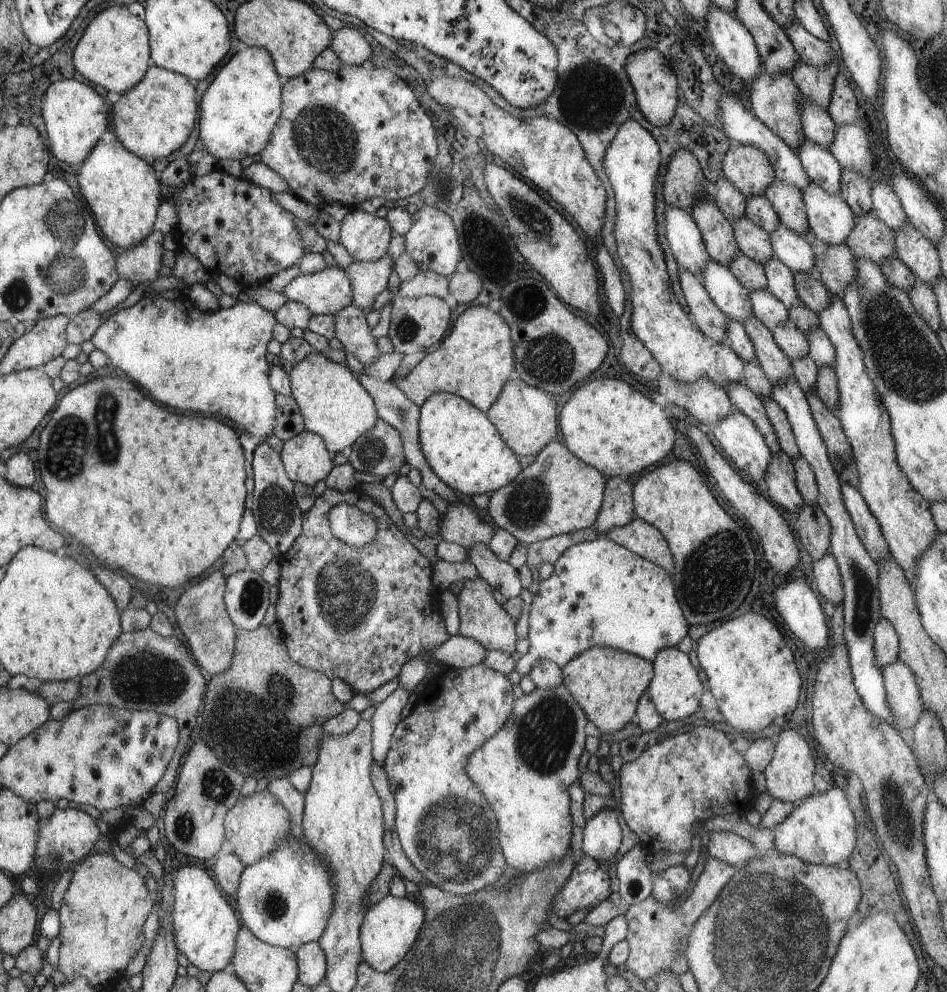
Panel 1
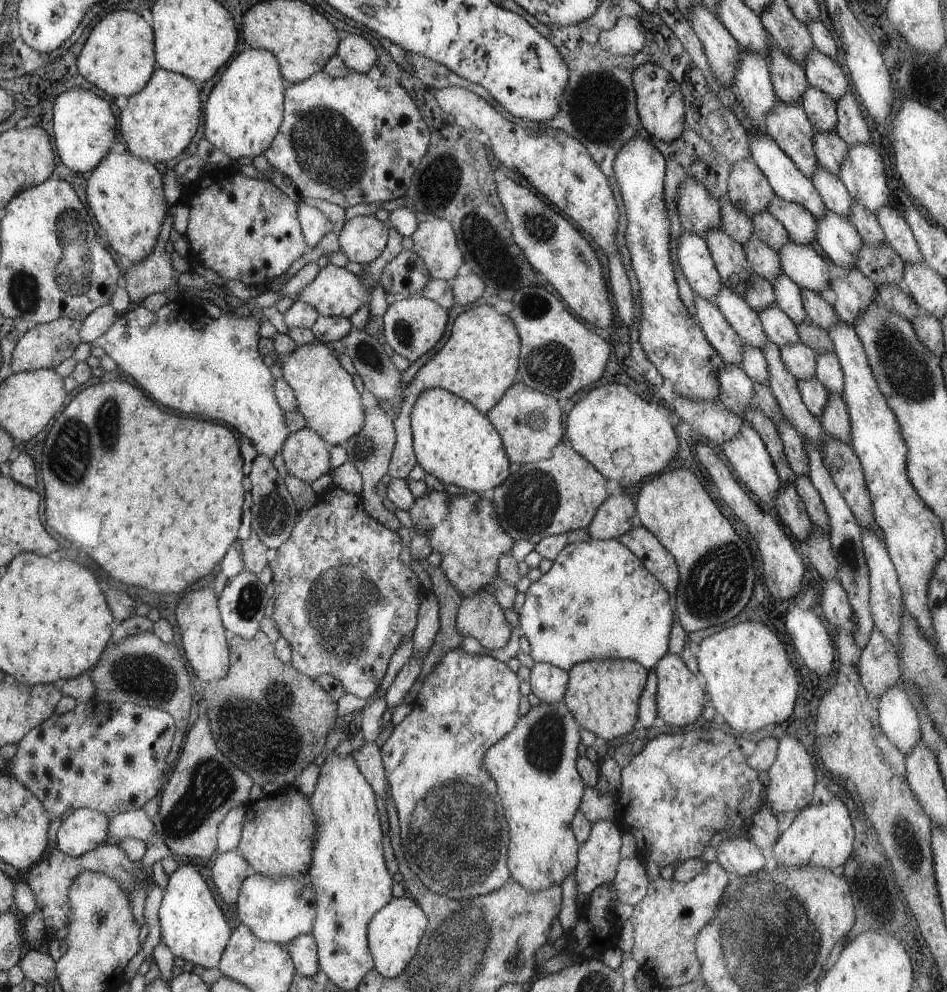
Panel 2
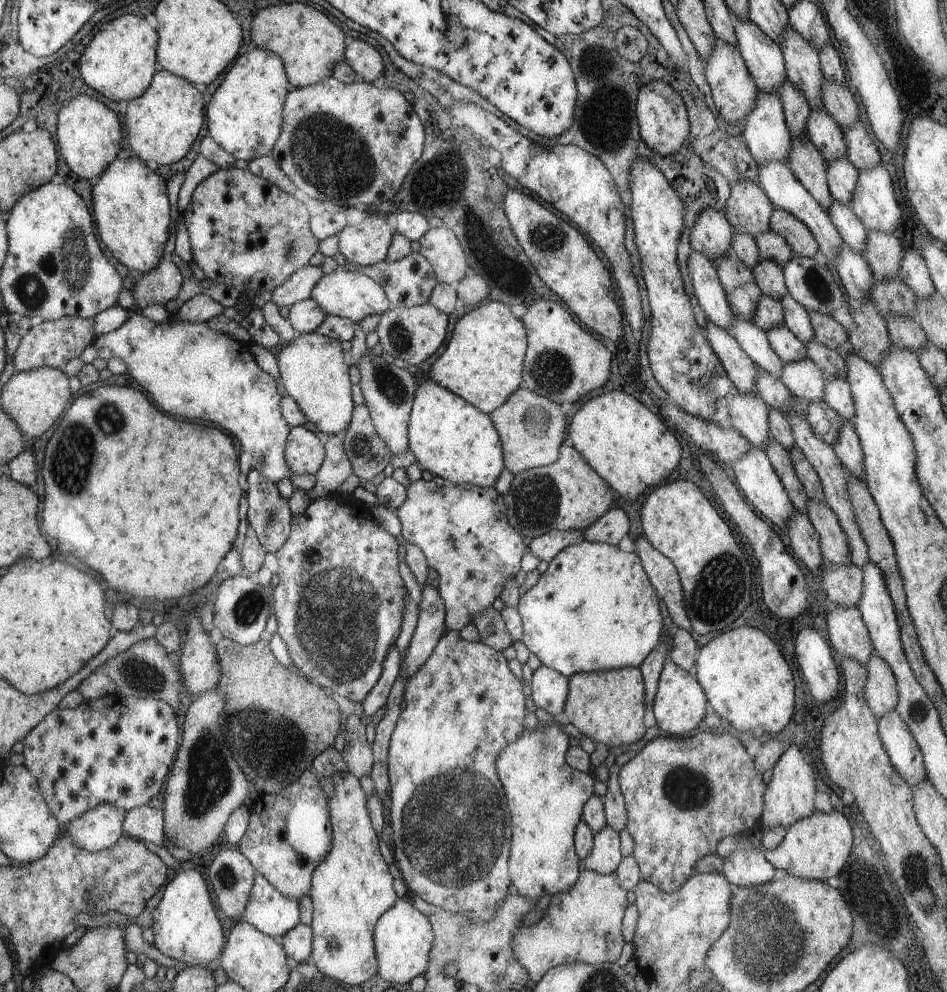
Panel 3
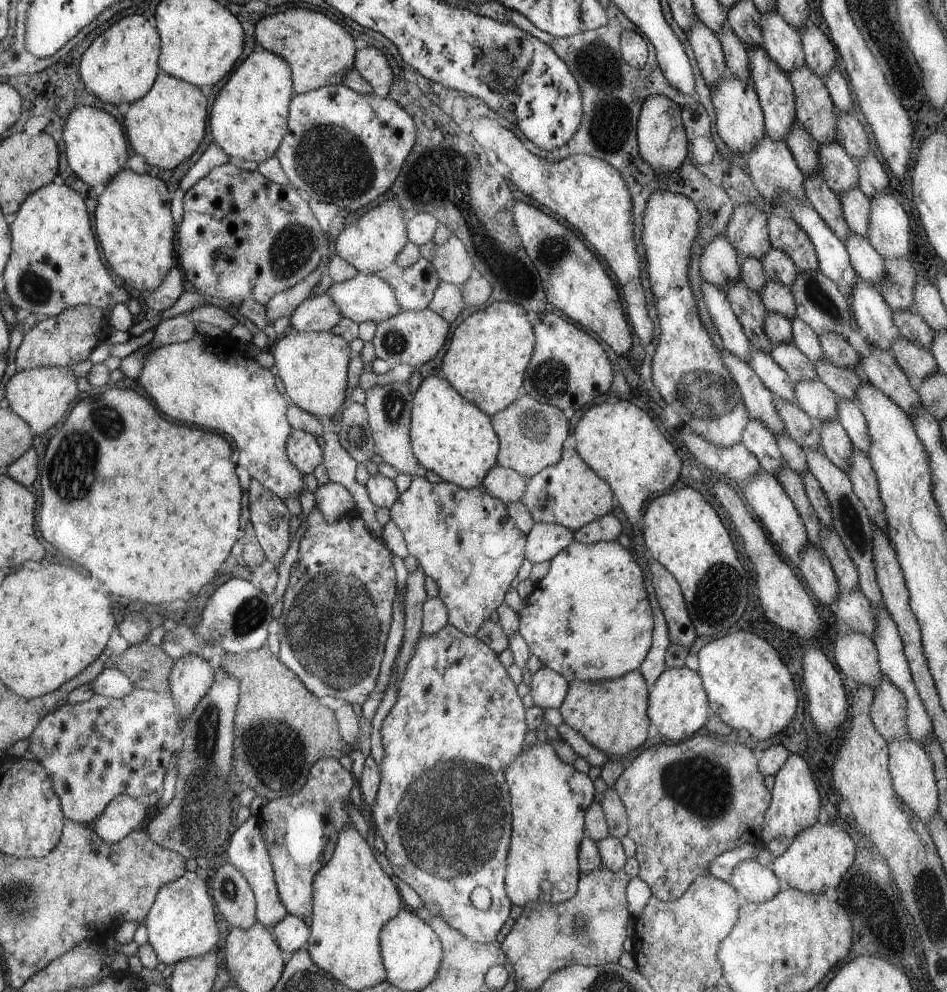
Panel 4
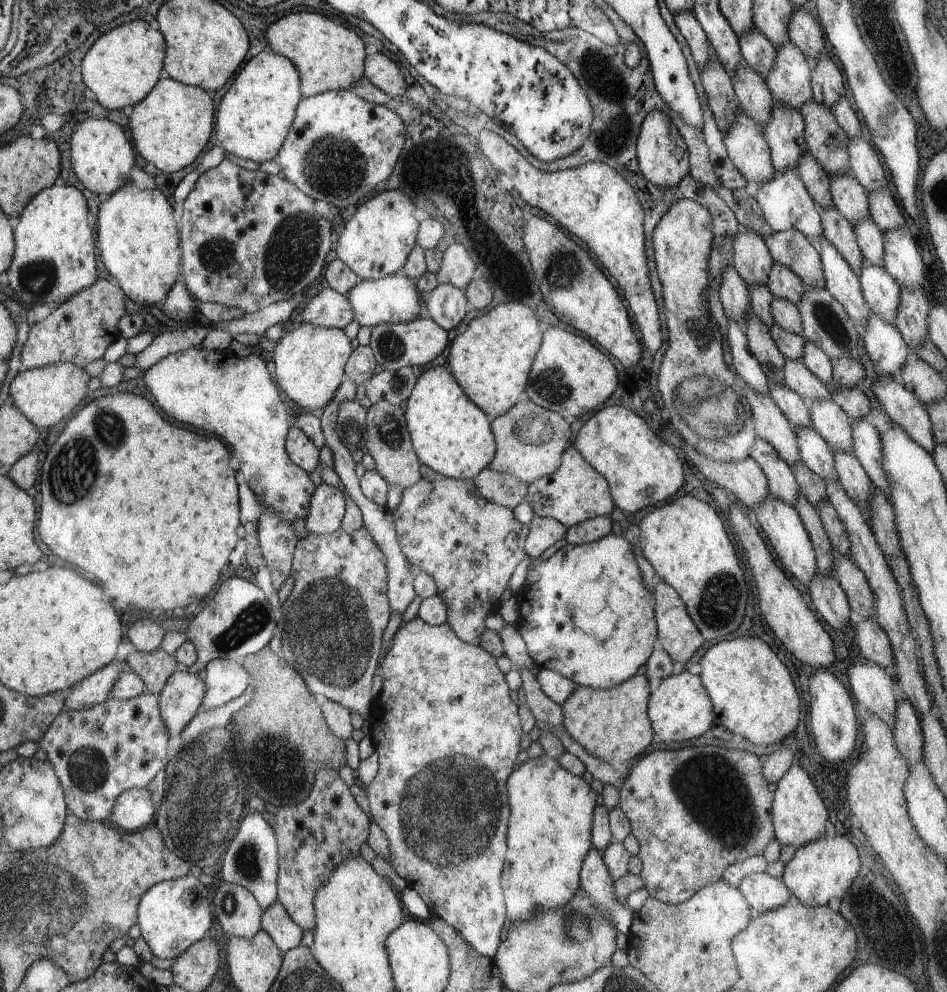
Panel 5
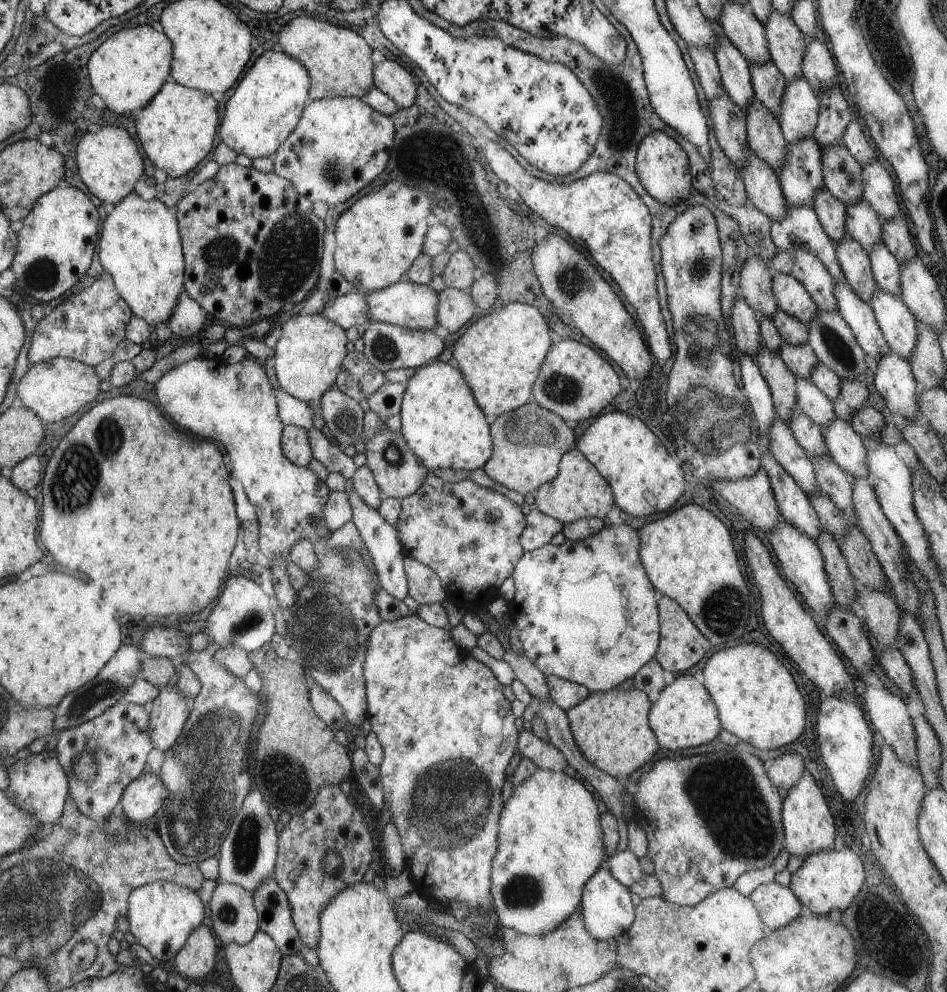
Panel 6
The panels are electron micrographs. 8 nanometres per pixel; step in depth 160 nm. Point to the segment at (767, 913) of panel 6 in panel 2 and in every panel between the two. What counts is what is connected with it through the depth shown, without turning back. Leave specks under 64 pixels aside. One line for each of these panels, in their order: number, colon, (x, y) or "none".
2: (737, 856)
3: (744, 868)
4: (755, 883)
5: (764, 893)

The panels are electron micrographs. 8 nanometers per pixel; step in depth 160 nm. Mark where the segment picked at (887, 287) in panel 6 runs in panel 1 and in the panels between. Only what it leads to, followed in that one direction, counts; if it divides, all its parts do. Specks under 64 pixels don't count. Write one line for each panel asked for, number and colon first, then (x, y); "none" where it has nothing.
1: (818, 127)
2: (830, 150)
3: (842, 175)
4: (855, 205)
5: (869, 236)

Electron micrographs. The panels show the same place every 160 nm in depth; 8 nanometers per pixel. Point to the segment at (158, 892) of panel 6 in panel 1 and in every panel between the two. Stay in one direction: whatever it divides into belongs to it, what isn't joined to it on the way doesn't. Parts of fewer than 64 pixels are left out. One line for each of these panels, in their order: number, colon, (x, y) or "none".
1: (205, 926)
2: (193, 928)
3: (186, 928)
4: (181, 923)
5: (172, 915)

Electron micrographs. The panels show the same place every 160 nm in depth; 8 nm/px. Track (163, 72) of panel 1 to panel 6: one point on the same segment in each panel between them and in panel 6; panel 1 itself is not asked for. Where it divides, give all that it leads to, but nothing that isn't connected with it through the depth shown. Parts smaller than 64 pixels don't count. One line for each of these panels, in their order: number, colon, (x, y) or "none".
2: (158, 123)
3: (163, 123)
4: (166, 126)
5: (171, 126)
6: (177, 128)

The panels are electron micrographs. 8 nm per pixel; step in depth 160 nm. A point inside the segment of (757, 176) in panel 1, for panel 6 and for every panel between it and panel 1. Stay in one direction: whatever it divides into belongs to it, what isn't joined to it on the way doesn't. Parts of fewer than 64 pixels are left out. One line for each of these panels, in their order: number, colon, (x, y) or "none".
2: (747, 188)
3: (748, 209)
4: (747, 231)
5: (751, 259)
6: (756, 282)

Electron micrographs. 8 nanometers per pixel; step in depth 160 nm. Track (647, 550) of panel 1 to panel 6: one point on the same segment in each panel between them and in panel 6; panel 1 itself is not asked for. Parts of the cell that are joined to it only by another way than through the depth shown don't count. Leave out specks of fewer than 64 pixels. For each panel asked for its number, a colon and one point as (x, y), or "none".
2: (655, 558)
3: (663, 575)
4: (667, 590)
5: (677, 634)
6: (681, 646)

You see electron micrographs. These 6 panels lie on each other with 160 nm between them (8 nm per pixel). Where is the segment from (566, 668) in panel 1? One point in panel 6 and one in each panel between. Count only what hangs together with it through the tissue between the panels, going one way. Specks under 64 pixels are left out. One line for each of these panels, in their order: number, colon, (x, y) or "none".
2: (603, 696)
3: (607, 706)
4: (612, 716)
5: (613, 725)
6: (611, 728)

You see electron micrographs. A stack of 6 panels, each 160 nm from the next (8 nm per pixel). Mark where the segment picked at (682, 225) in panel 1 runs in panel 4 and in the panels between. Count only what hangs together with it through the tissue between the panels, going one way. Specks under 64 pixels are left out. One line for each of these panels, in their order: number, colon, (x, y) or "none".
2: (695, 260)
3: (709, 292)
4: (733, 336)

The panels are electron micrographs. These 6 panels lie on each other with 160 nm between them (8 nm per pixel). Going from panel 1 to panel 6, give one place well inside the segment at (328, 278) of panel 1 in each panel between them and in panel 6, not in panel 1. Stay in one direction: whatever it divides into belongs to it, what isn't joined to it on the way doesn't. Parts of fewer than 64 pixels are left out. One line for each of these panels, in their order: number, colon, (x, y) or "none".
2: (335, 292)
3: (353, 295)
4: (367, 297)
5: (395, 299)
6: (409, 305)

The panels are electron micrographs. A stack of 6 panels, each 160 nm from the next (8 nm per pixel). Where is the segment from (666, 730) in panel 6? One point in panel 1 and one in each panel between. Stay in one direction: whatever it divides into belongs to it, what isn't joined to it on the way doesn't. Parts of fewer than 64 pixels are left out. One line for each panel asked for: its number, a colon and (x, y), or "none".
1: (675, 689)
2: (680, 699)
3: (680, 704)
4: (678, 706)
5: (680, 709)

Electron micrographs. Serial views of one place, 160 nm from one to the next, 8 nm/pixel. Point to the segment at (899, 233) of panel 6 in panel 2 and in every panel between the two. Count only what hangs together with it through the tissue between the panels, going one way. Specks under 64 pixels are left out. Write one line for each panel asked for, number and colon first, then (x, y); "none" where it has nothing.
2: (851, 127)
3: (861, 151)
4: (872, 177)
5: (884, 210)

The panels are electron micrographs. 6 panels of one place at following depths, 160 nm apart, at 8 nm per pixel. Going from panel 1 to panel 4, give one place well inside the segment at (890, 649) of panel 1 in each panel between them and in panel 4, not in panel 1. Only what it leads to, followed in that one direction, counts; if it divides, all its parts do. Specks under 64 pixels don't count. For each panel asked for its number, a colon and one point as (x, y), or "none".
2: (879, 666)
3: (881, 693)
4: (888, 709)

